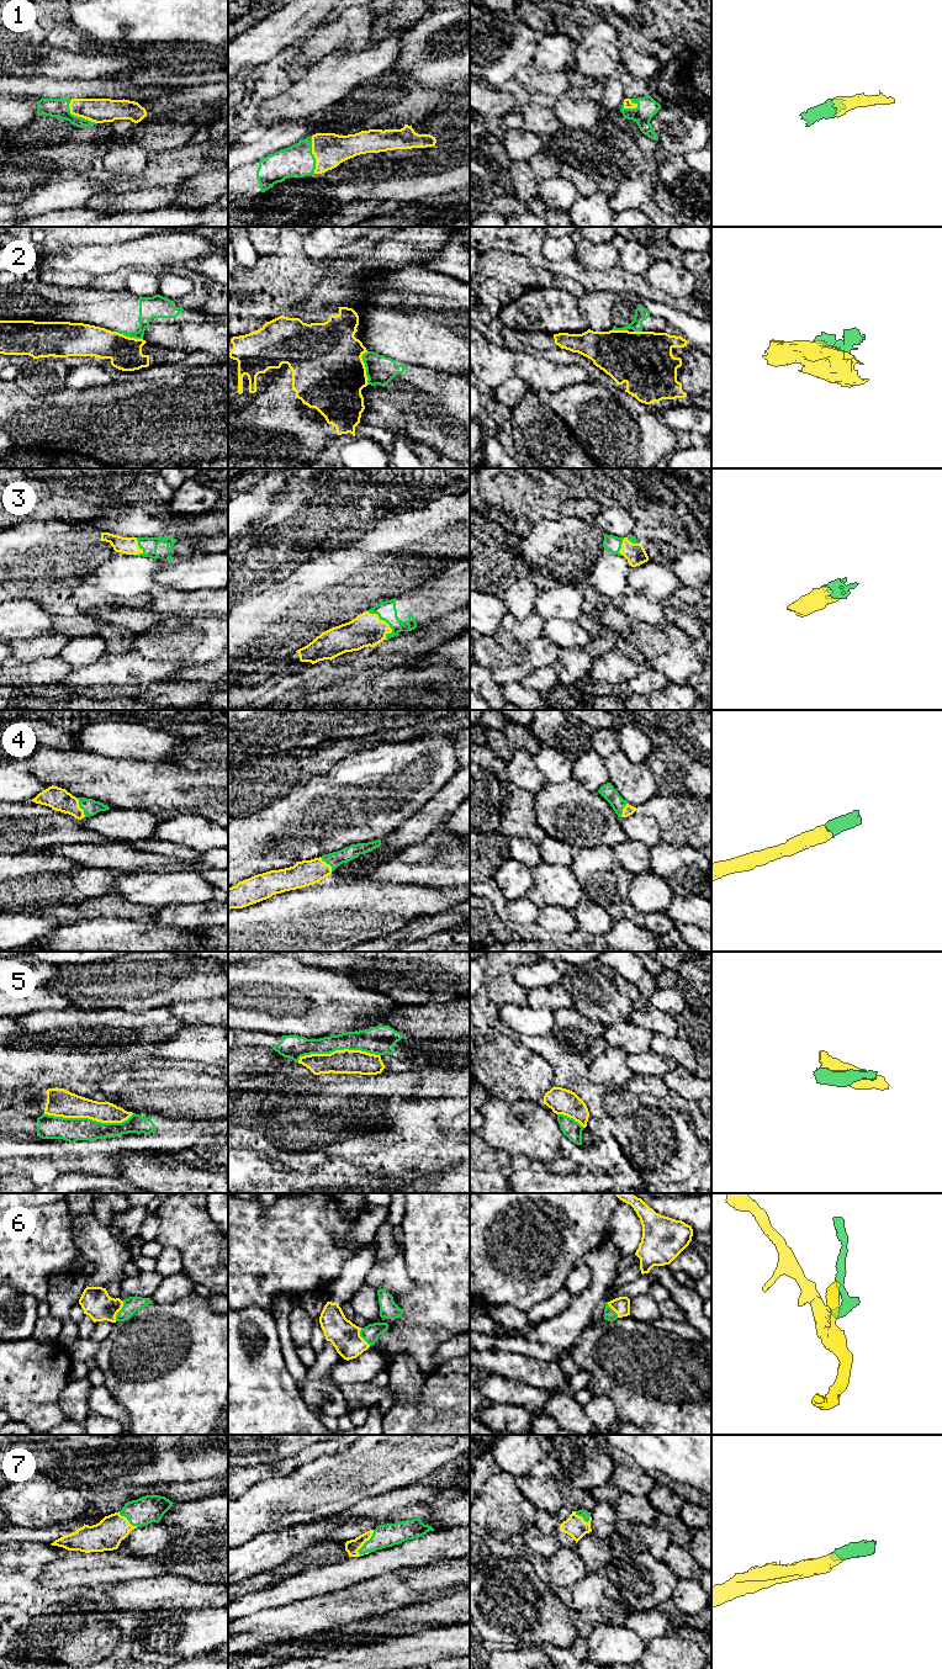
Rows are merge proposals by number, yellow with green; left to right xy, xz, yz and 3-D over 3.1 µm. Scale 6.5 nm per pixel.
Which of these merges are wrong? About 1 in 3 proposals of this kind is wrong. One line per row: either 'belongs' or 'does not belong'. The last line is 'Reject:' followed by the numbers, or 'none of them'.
1: belongs
2: does not belong
3: belongs
4: belongs
5: does not belong
6: belongs
7: belongs
Reject: 2, 5

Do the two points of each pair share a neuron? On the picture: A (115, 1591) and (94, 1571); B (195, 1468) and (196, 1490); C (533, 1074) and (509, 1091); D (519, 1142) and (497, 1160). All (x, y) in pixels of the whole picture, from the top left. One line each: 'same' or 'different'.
A: different
B: different
C: same
D: different

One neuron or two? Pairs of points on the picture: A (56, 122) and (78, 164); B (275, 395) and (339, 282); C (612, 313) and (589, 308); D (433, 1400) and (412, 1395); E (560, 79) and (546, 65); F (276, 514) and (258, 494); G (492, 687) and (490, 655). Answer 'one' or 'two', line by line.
A: one
B: one
C: one
D: two
E: two
F: two
G: two

